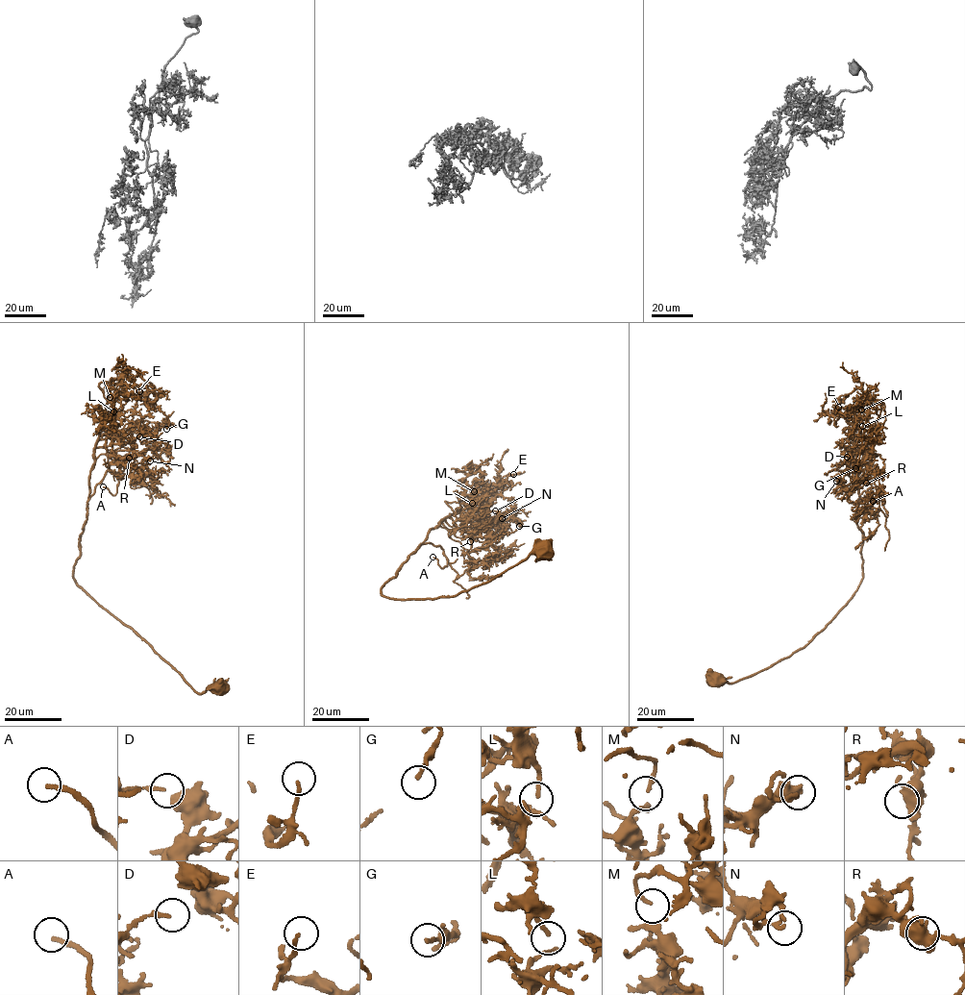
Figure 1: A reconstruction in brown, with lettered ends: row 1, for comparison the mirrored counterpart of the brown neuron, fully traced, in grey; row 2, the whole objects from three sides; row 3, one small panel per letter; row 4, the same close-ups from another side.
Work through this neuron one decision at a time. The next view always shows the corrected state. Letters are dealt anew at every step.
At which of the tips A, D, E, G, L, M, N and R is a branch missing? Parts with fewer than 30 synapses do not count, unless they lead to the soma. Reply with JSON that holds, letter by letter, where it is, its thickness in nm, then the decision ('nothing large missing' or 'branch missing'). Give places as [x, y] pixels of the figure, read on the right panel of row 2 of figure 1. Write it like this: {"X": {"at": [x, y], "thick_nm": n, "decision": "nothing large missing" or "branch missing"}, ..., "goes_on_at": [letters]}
{"A": {"at": [873, 501], "thick_nm": 190, "decision": "branch missing"}, "D": {"at": [847, 457], "thick_nm": 130, "decision": "nothing large missing"}, "E": {"at": [838, 407], "thick_nm": 120, "decision": "nothing large missing"}, "G": {"at": [855, 468], "thick_nm": 160, "decision": "nothing large missing"}, "L": {"at": [862, 426], "thick_nm": 90, "decision": "nothing large missing"}, "M": {"at": [861, 410], "thick_nm": 120, "decision": "nothing large missing"}, "N": {"at": [836, 481], "thick_nm": 190, "decision": "nothing large missing"}, "R": {"at": [866, 483], "thick_nm": 420, "decision": "nothing large missing"}, "goes_on_at": ["A"]}

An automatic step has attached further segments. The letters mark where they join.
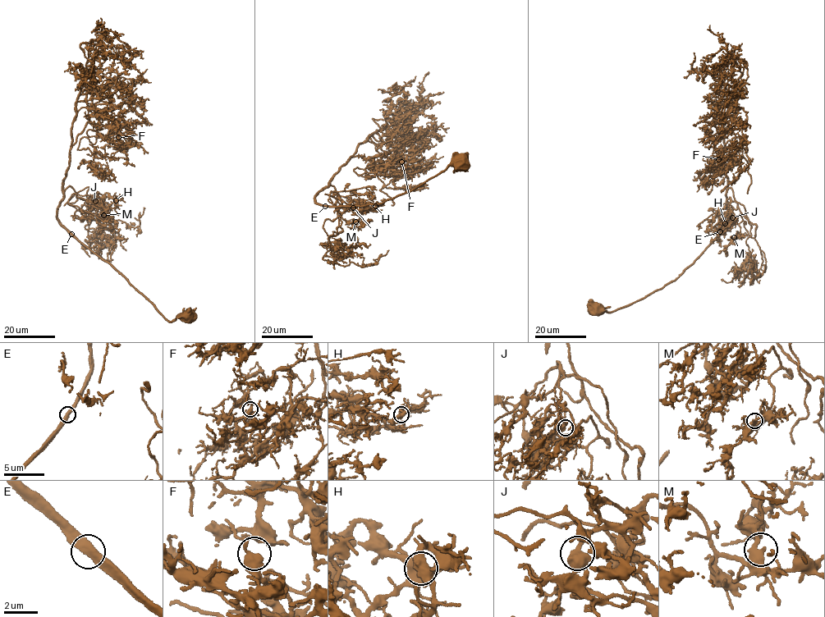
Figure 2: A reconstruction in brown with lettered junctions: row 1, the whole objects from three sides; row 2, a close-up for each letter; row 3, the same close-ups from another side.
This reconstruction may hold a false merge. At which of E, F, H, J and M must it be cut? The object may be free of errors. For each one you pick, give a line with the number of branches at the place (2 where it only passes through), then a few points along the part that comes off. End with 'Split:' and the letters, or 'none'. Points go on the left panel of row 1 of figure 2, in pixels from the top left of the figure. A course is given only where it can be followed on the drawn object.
Split: none

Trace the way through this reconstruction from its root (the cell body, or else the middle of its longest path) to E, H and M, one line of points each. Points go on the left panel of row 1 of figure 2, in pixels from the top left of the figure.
E: (186, 314), (170, 321), (165, 319), (121, 273), (71, 234)
H: (186, 314), (165, 319), (59, 222), (69, 186), (68, 203), (74, 194), (112, 208), (116, 200)
M: (186, 314), (165, 319), (68, 233), (57, 207), (69, 186), (70, 205), (90, 219), (87, 208), (103, 215)

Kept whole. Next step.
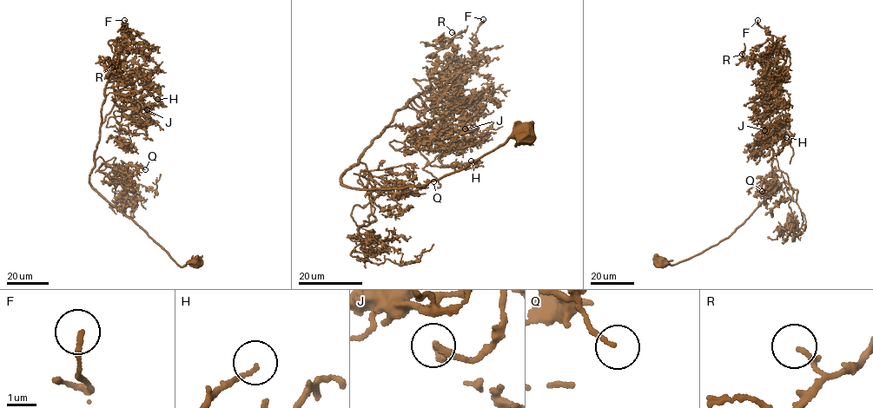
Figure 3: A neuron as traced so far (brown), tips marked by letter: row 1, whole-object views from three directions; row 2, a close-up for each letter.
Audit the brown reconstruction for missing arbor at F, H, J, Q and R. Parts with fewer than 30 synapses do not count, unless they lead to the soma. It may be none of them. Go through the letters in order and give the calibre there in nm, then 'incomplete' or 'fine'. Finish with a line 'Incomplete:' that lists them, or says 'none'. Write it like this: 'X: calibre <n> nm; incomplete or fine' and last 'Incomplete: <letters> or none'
F: calibre 150 nm; fine
H: calibre 70 nm; fine
J: calibre 180 nm; fine
Q: calibre 120 nm; fine
R: calibre 160 nm; fine
Incomplete: none

